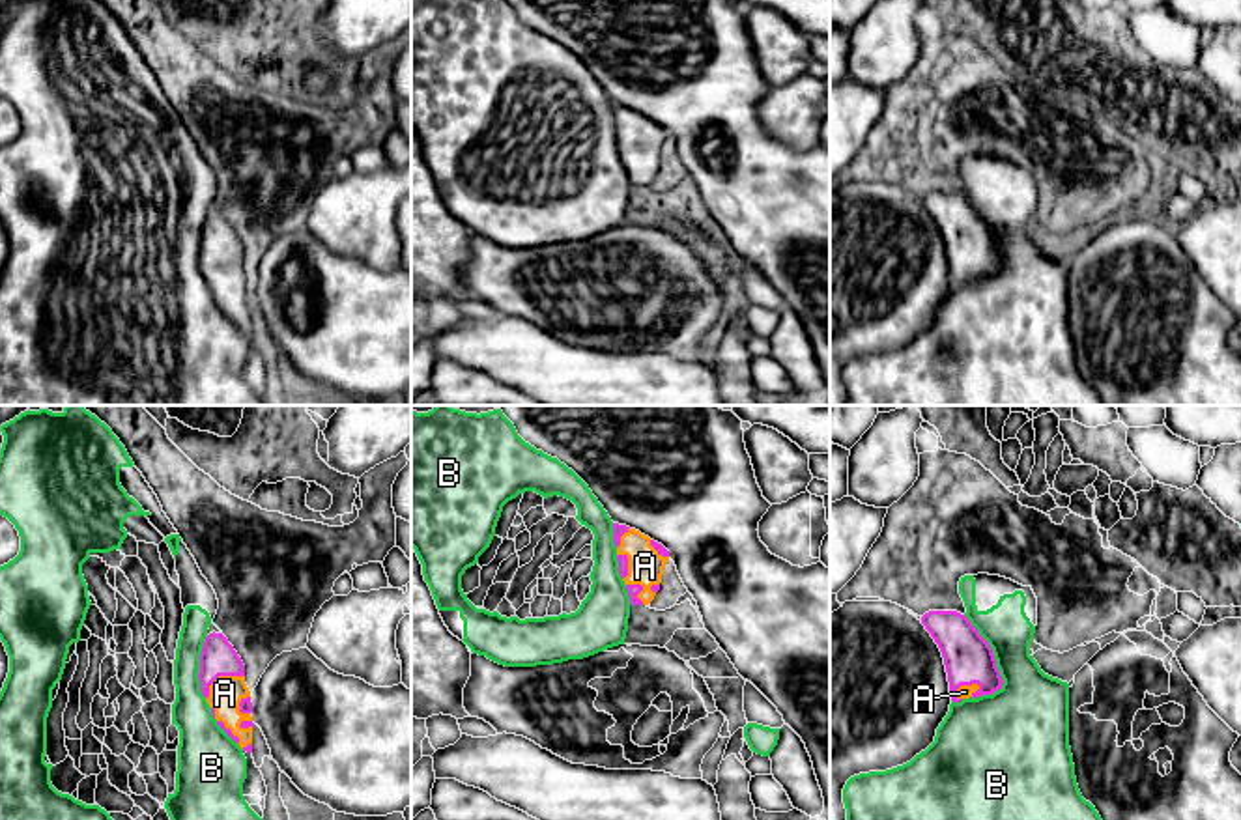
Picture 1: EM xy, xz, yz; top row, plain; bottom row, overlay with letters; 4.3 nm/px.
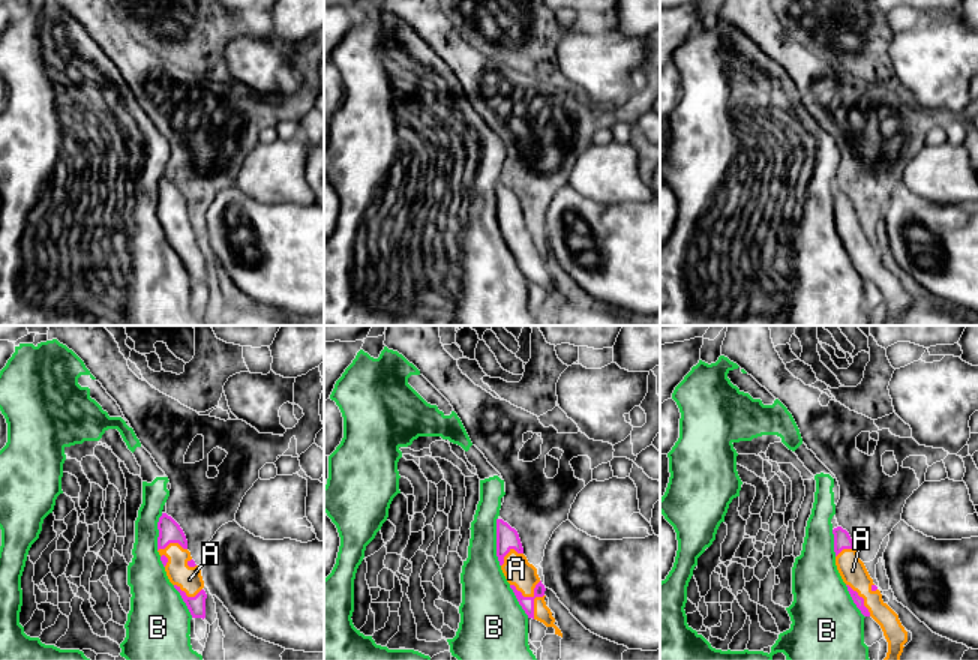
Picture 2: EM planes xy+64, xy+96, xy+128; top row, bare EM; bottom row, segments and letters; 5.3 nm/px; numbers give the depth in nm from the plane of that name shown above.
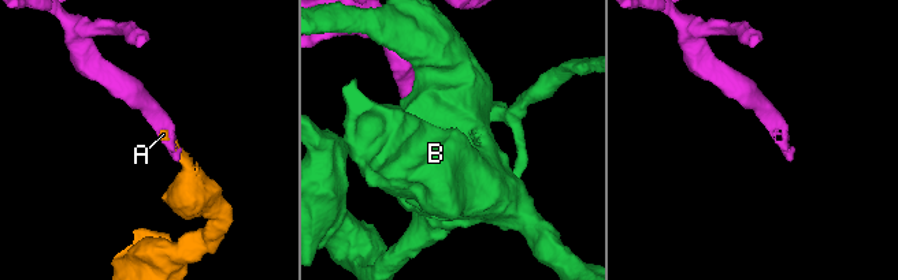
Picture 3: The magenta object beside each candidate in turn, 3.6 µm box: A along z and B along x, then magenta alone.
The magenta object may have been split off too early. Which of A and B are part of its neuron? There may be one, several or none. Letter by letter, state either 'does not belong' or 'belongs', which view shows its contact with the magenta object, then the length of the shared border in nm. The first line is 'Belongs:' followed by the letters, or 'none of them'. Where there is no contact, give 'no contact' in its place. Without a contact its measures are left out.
Belongs: A
A: belongs | xy | 200 nm
B: does not belong | yz | 380 nm

